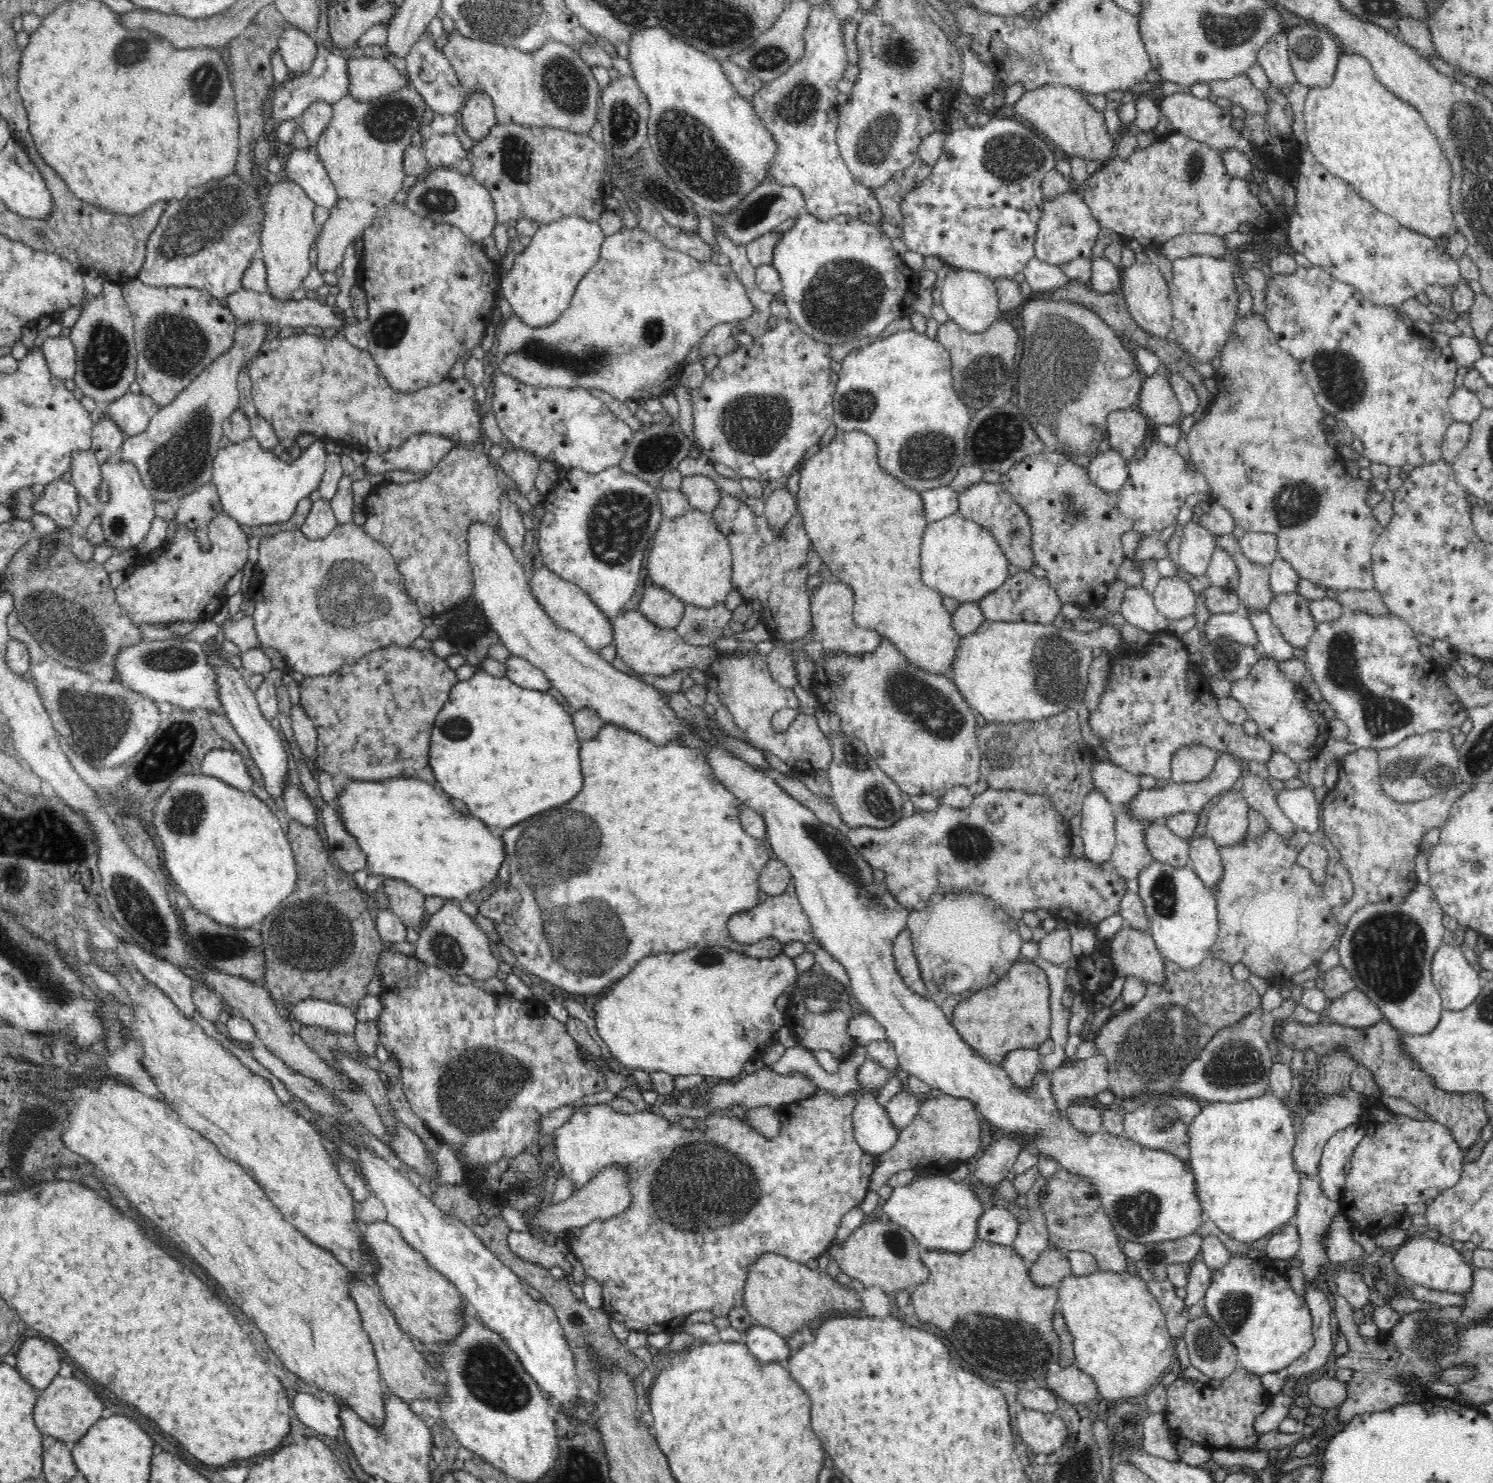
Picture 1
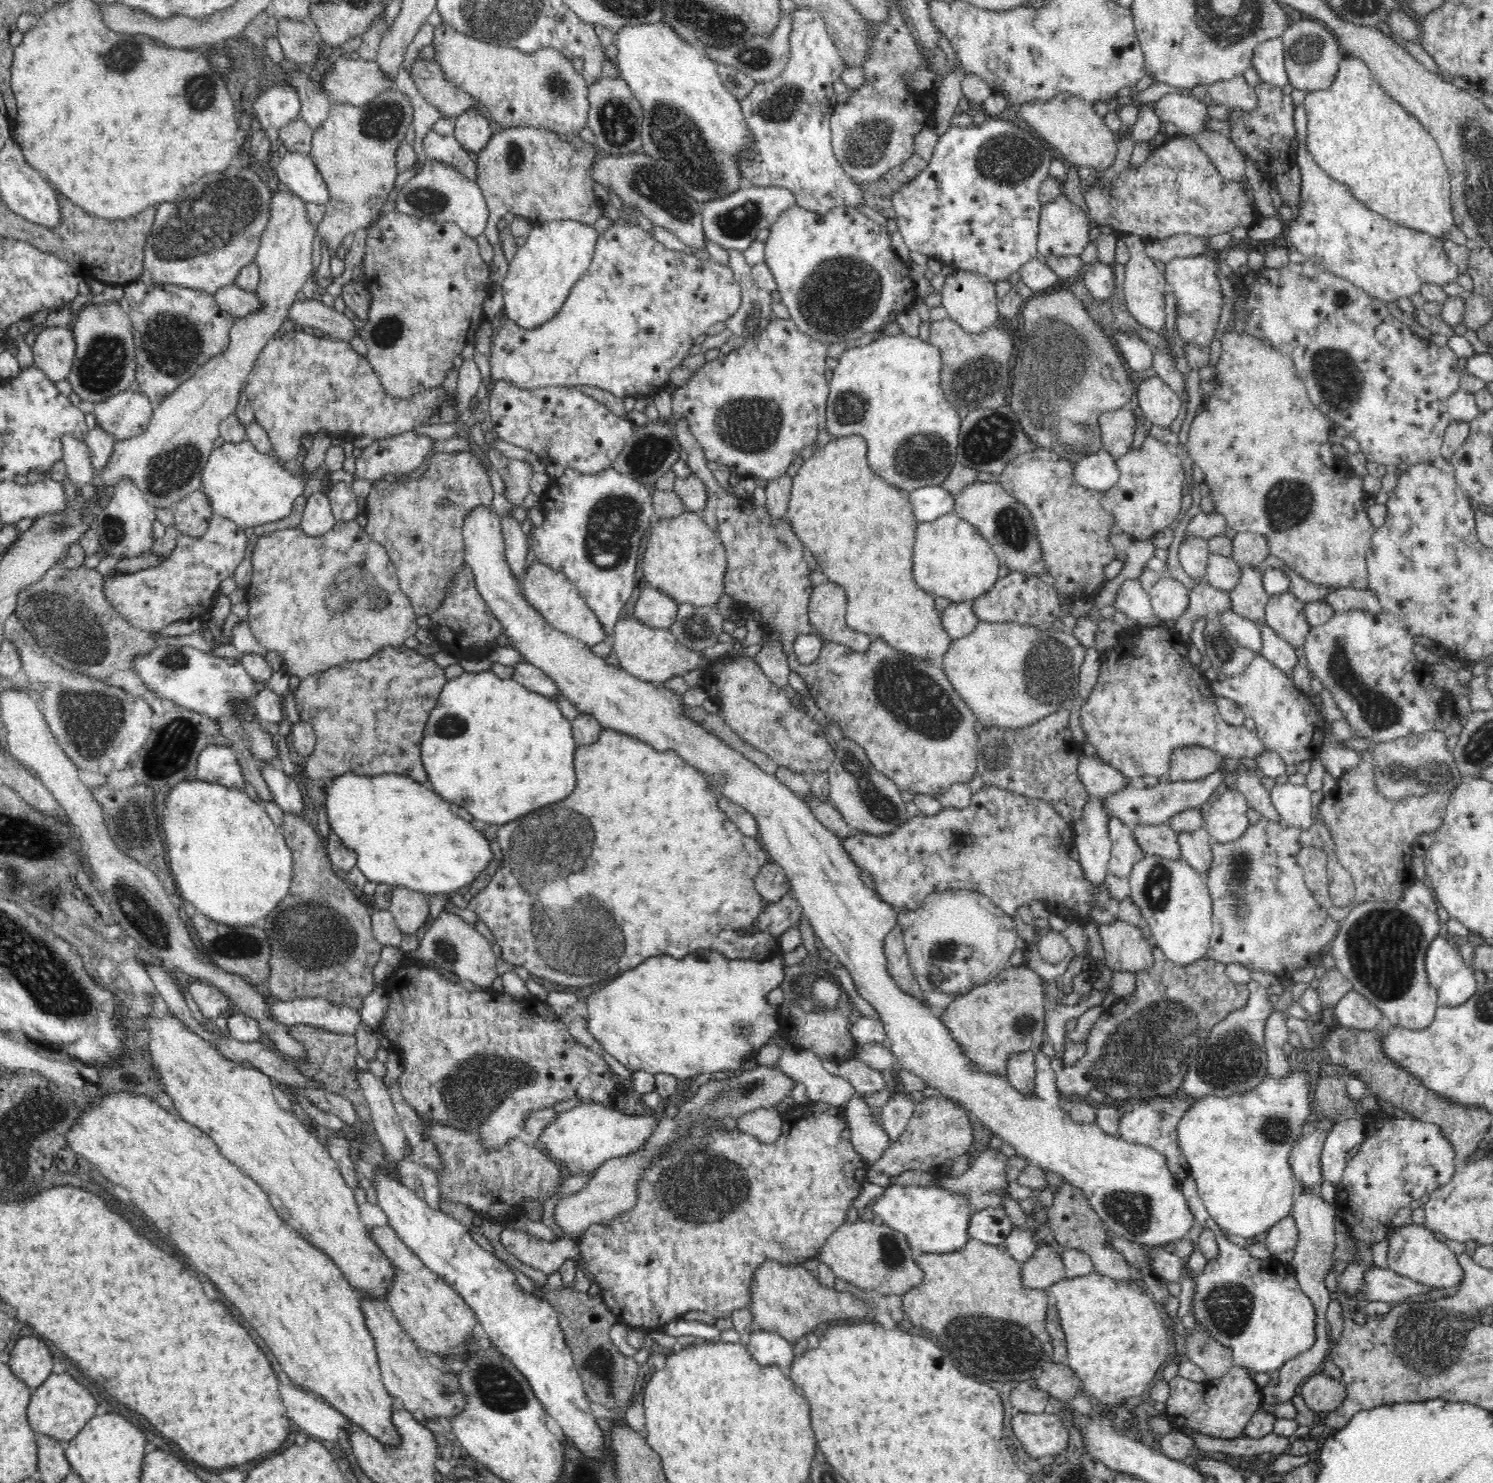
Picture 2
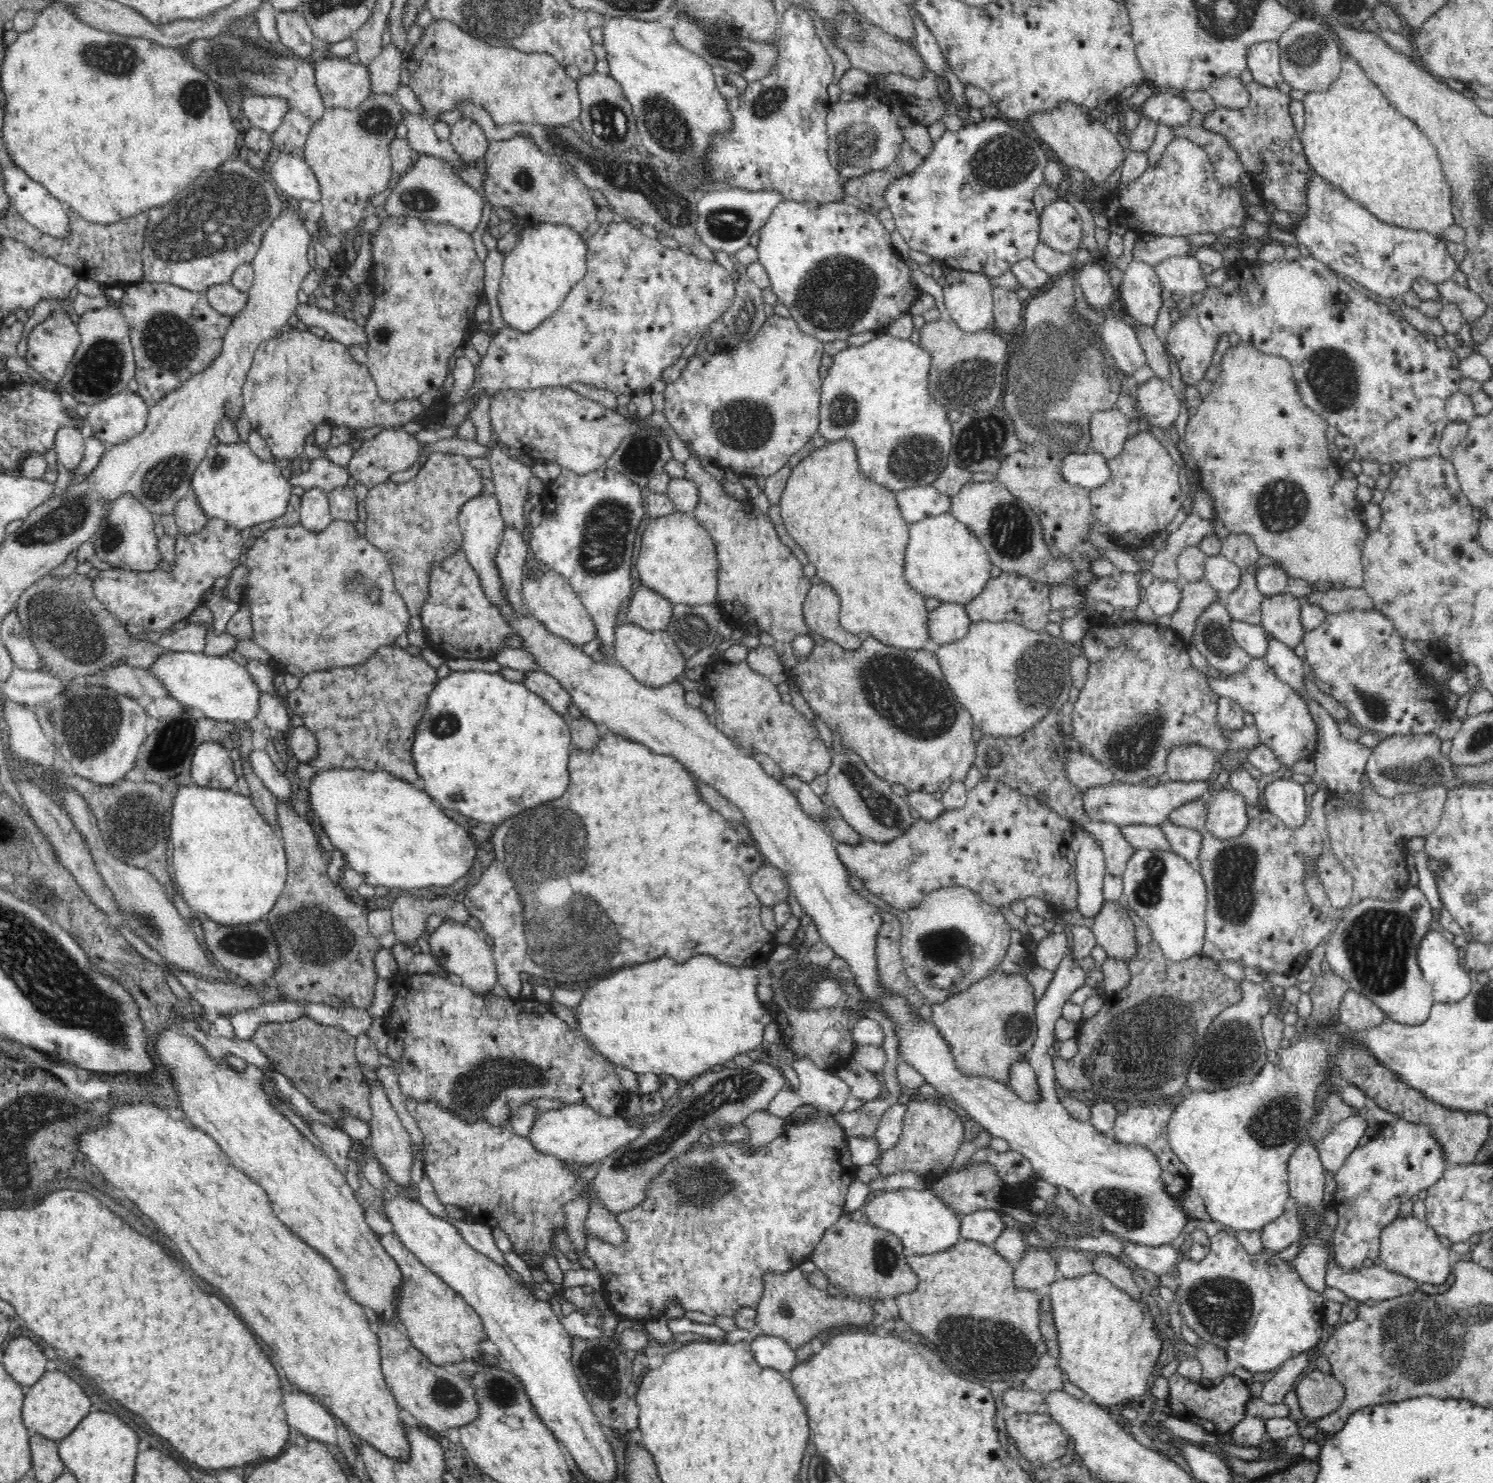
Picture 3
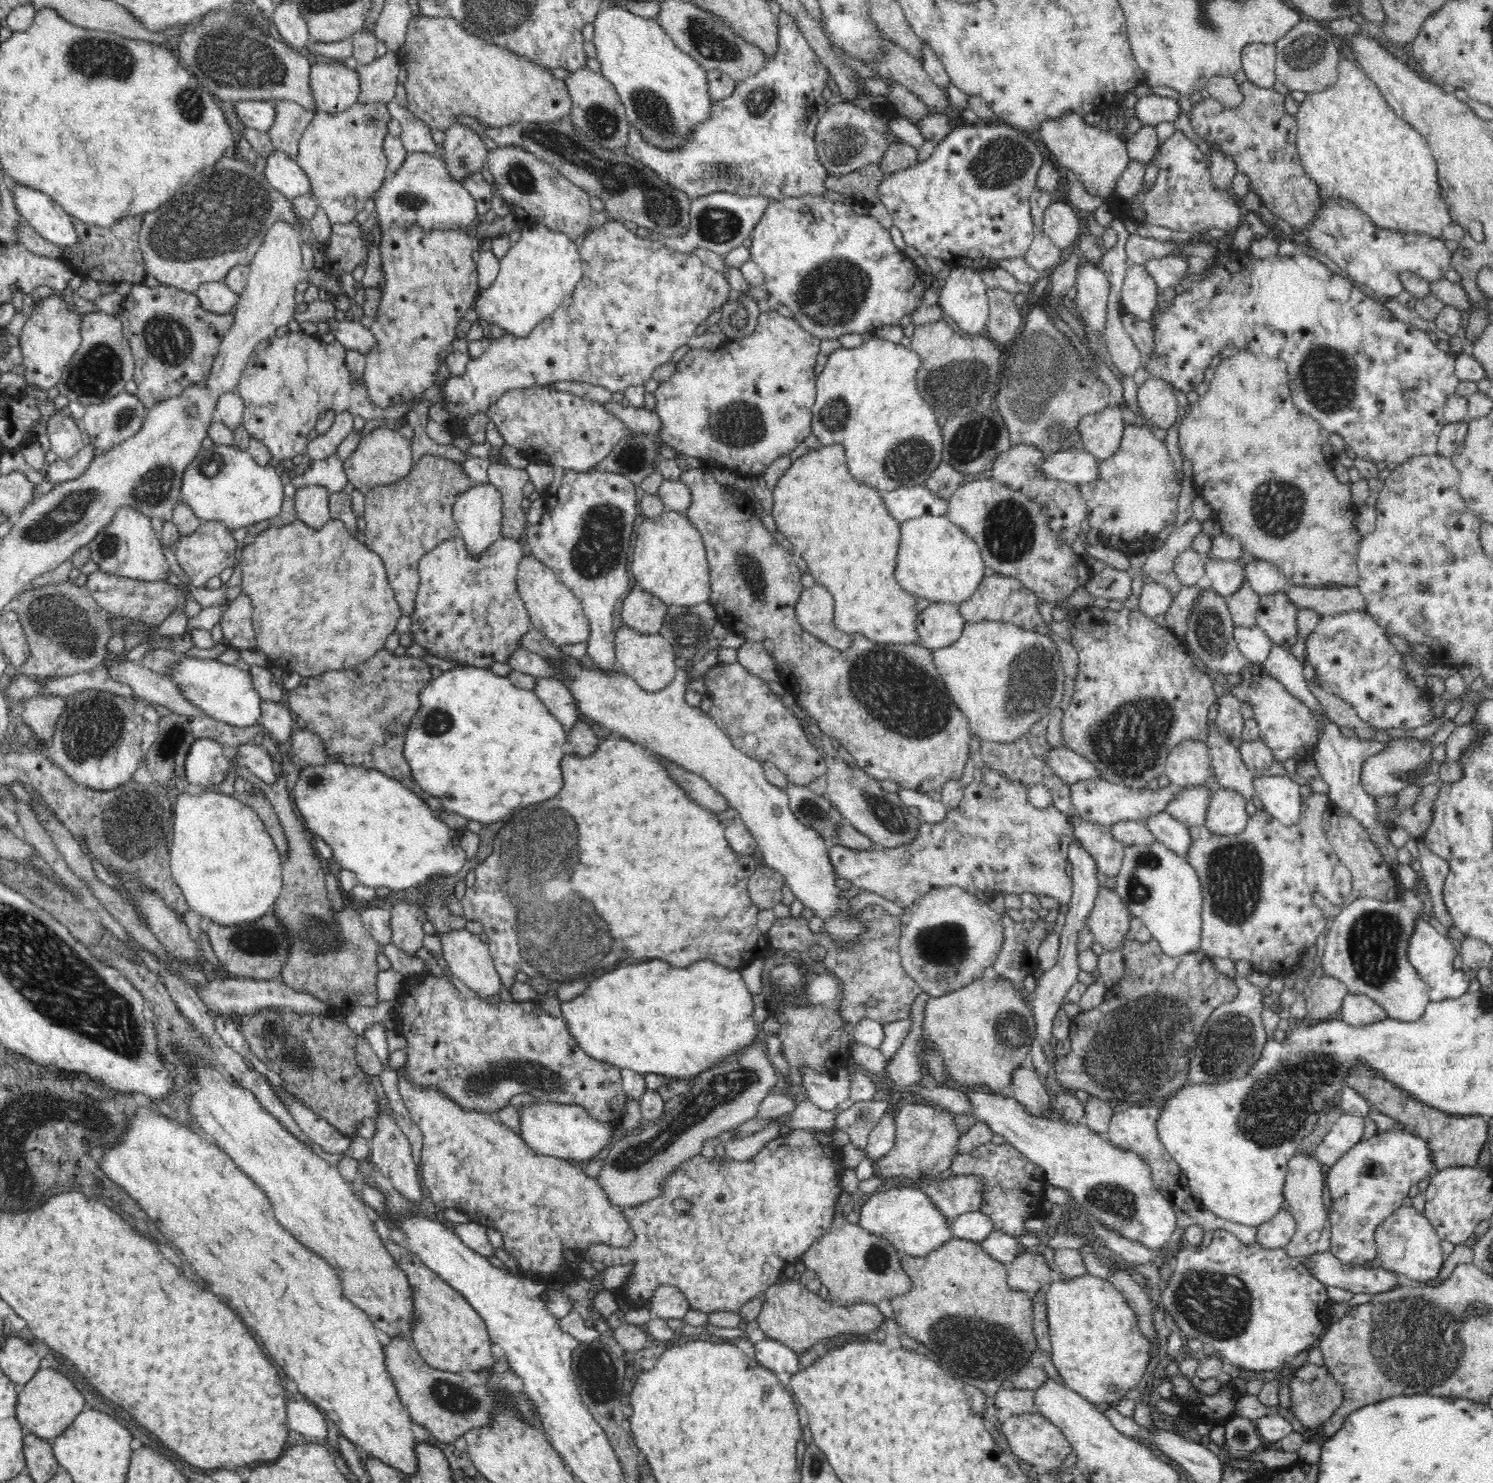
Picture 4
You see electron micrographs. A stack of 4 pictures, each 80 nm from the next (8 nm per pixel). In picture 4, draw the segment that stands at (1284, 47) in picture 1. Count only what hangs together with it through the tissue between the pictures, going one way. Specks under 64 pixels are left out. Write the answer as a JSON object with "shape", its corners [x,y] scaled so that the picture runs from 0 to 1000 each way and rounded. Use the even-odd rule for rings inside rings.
{"shape":[[[839,29],[831,35],[831,45],[837,55],[843,59],[853,60],[855,55],[854,29]]]}

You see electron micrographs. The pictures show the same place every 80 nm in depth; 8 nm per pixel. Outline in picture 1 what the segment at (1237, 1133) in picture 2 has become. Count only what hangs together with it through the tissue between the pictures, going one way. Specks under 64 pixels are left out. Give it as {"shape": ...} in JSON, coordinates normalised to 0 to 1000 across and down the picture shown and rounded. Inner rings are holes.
{"shape":[[[848,734],[845,739],[836,740],[829,742],[813,742],[810,746],[805,746],[805,750],[796,759],[796,780],[801,798],[802,806],[807,817],[807,821],[814,825],[816,828],[829,836],[841,837],[849,835],[859,825],[866,822],[869,813],[872,793],[867,788],[865,781],[869,765],[867,765],[867,753],[869,748],[864,743],[856,742],[856,738]]]}

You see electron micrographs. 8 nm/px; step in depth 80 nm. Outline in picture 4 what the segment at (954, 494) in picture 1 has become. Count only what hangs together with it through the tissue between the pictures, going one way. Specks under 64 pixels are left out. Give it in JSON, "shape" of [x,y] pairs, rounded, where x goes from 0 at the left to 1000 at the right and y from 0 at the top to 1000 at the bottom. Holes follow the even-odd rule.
{"shape":[[[605,328],[591,332],[595,346],[602,352],[618,347],[631,348],[635,345],[635,339],[624,332],[620,328]]]}

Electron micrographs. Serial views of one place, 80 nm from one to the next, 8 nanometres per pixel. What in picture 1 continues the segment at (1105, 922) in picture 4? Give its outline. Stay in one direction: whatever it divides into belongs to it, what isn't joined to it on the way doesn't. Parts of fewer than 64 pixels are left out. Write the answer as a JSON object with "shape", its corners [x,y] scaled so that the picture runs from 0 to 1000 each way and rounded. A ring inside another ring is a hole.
{"shape":[[[754,624],[746,632],[741,635],[741,642],[745,647],[747,659],[762,659],[765,662],[778,662],[780,660],[780,647],[774,638],[774,635],[768,628],[760,627]]]}

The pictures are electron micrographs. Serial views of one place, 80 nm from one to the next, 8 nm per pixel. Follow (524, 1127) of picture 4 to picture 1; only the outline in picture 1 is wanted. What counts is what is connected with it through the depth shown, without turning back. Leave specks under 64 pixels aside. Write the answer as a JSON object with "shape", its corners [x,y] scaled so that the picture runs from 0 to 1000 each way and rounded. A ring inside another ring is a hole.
{"shape":[[[576,734],[575,735],[569,736],[567,738],[565,738],[565,740],[560,740],[556,737],[552,737],[551,736],[550,737],[548,737],[547,738],[545,738],[544,740],[542,740],[541,741],[537,741],[535,742],[532,742],[526,745],[522,745],[520,748],[520,752],[522,753],[522,764],[519,767],[513,767],[504,759],[501,759],[498,755],[494,754],[490,751],[488,752],[476,752],[476,754],[474,755],[474,761],[472,763],[470,763],[469,761],[465,761],[461,762],[461,761],[457,761],[457,760],[453,760],[452,757],[449,757],[446,753],[445,753],[443,751],[439,751],[434,749],[427,749],[425,751],[417,751],[414,749],[411,749],[409,746],[409,745],[407,745],[405,744],[402,744],[398,744],[398,745],[389,745],[388,747],[386,747],[384,748],[384,751],[382,753],[382,755],[379,757],[379,758],[376,758],[375,761],[372,761],[371,763],[370,763],[370,765],[372,765],[372,773],[373,775],[373,782],[375,784],[376,791],[378,794],[380,794],[383,798],[384,798],[385,803],[388,802],[388,801],[391,801],[391,799],[394,798],[395,796],[397,796],[398,794],[400,793],[401,790],[403,788],[406,788],[406,786],[408,786],[409,785],[417,785],[419,786],[421,787],[421,790],[423,791],[423,811],[422,813],[418,816],[418,817],[416,817],[415,819],[411,820],[409,822],[405,822],[404,823],[398,823],[395,825],[393,825],[392,827],[390,828],[385,828],[384,829],[379,830],[378,831],[377,833],[378,835],[378,838],[380,840],[381,840],[381,844],[383,844],[384,847],[388,851],[390,852],[390,854],[392,856],[392,859],[399,863],[401,866],[403,868],[403,873],[404,873],[404,883],[405,885],[412,890],[417,891],[419,894],[419,895],[421,895],[422,898],[431,898],[432,899],[435,900],[441,900],[441,898],[445,898],[445,900],[449,900],[455,894],[455,893],[457,893],[459,889],[462,887],[462,885],[468,885],[468,883],[475,883],[477,885],[478,887],[487,887],[488,885],[489,885],[489,882],[492,882],[492,881],[497,881],[498,880],[498,871],[498,871],[498,866],[500,866],[500,863],[500,858],[502,857],[503,852],[508,851],[509,848],[512,846],[514,845],[519,845],[521,846],[525,846],[525,848],[528,848],[529,850],[533,850],[534,852],[539,852],[544,850],[544,848],[547,849],[550,846],[552,846],[552,844],[555,842],[555,840],[557,839],[559,835],[560,834],[560,830],[561,829],[561,827],[563,827],[563,824],[564,824],[564,821],[569,815],[572,815],[572,813],[575,813],[579,808],[580,808],[580,804],[582,803],[581,800],[583,799],[583,796],[584,794],[584,792],[585,790],[585,788],[587,788],[587,784],[588,784],[588,780],[587,779],[584,779],[583,777],[580,777],[580,776],[577,775],[576,774],[576,772],[573,771],[573,767],[572,767],[572,760],[571,760],[571,748],[573,747],[573,743],[575,743],[575,740],[576,740],[576,738],[577,738],[577,734],[581,734]],[[497,816],[502,816],[498,821],[497,821],[497,825],[490,825],[490,827],[482,827],[482,828],[470,828],[470,829],[468,829],[468,827],[466,827],[466,821],[468,821],[468,819],[470,819],[470,820],[484,820],[484,819],[496,819]]]}

